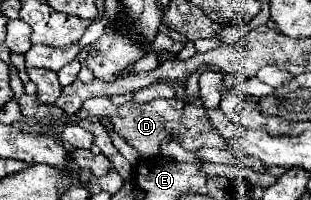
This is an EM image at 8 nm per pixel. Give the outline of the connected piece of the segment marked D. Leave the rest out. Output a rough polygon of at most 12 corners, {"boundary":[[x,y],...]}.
{"boundary":[[90,98],[78,118],[108,116],[144,156],[180,140],[184,150],[224,138],[202,106],[178,98],[114,106]]}

